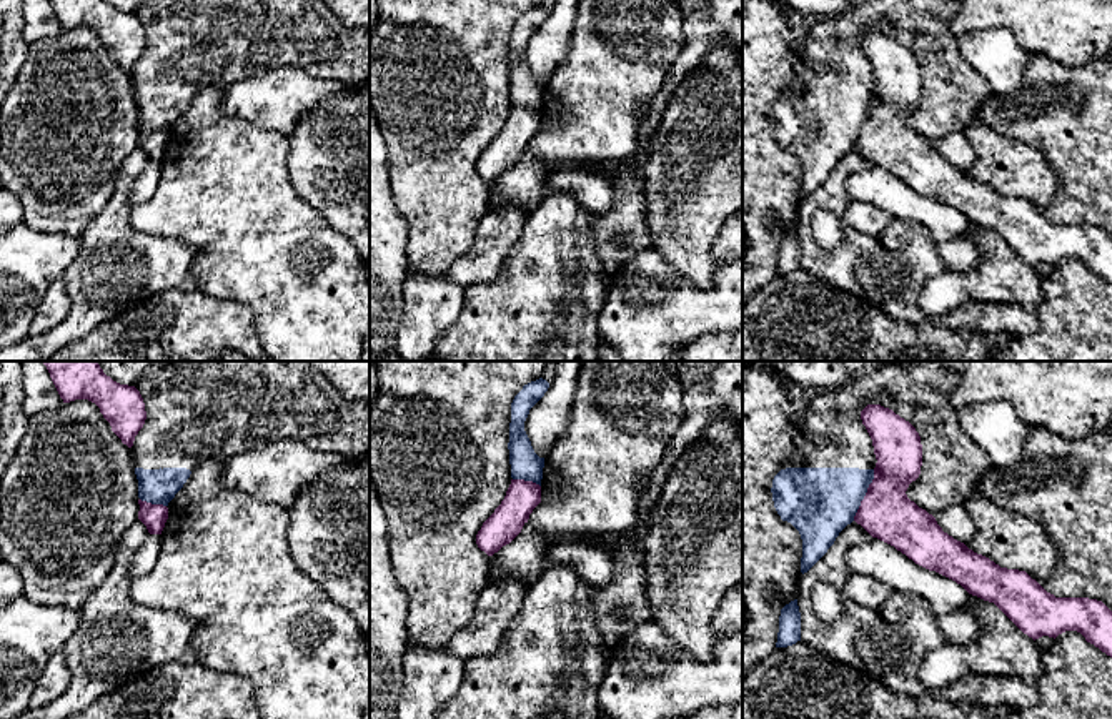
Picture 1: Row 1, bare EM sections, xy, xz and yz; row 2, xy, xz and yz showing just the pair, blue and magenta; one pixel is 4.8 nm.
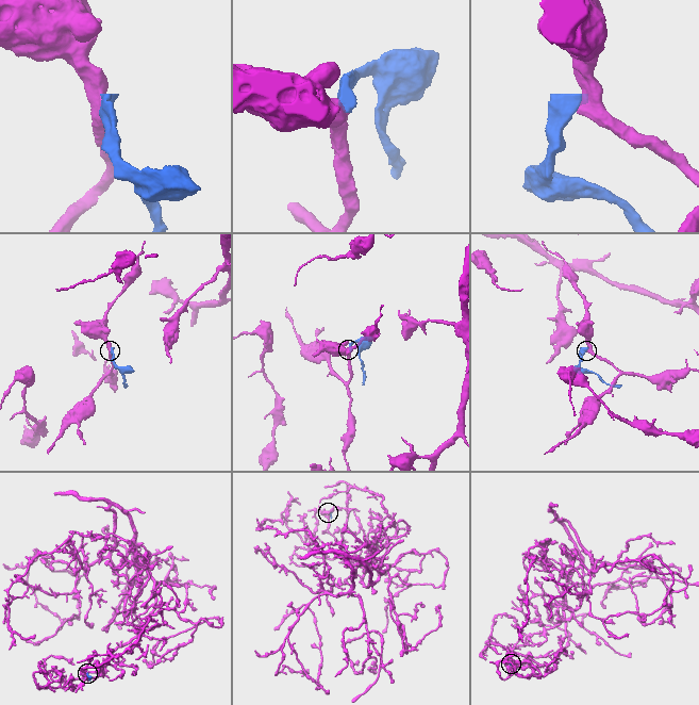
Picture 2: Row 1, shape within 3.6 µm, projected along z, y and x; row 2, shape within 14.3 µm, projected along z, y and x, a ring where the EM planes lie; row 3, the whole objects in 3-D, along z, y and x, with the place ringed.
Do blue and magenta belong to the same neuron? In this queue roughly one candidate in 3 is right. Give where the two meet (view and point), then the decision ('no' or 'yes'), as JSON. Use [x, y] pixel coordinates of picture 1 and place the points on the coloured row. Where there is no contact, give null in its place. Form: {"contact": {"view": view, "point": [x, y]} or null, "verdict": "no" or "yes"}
{"contact": {"view": "yz", "point": [864, 495]}, "verdict": "no"}

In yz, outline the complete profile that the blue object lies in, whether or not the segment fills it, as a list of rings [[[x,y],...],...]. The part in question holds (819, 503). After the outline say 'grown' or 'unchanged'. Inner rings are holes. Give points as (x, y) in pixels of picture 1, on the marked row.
[[[939,361],[887,364],[831,389],[817,389],[801,406],[801,468],[781,469],[772,501],[802,539],[801,573],[807,573],[854,521],[874,479],[876,454],[861,411],[881,404],[909,421],[921,436],[921,474],[907,498],[936,516],[977,491],[990,461],[962,429],[951,401],[959,374]]] | grown

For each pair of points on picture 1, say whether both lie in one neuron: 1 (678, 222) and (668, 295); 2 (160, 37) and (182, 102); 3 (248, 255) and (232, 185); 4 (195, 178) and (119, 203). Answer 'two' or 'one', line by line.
1: two
2: one
3: one
4: two

